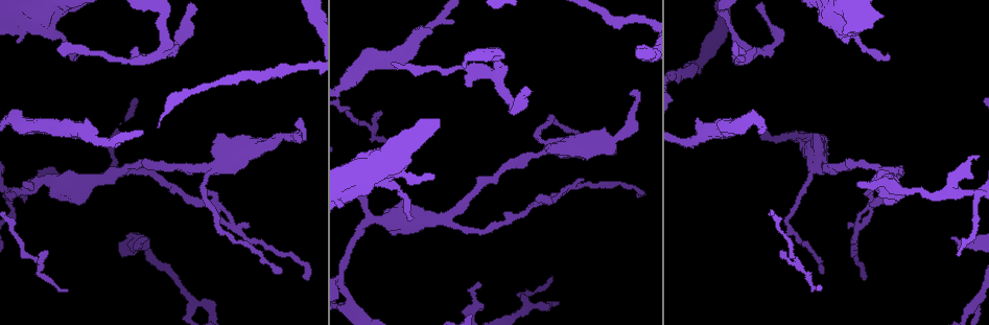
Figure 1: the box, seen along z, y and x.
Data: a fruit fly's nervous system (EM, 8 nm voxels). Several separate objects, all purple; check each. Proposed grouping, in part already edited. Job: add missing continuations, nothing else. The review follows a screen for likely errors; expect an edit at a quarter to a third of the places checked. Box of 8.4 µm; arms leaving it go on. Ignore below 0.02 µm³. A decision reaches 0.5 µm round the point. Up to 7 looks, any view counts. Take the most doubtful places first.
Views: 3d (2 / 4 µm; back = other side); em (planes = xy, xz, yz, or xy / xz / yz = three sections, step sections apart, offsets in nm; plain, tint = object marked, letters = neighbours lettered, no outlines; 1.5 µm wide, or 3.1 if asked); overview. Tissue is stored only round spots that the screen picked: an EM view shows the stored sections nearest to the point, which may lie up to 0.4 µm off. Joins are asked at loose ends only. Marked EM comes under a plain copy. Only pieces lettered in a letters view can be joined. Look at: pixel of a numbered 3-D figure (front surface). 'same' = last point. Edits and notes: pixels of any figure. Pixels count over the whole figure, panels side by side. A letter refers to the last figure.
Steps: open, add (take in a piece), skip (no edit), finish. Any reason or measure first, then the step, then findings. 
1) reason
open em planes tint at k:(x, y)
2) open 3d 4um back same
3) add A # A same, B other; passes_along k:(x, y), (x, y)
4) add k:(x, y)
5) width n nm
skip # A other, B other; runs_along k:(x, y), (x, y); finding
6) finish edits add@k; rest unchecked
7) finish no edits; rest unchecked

an open end
open em planes letters at 1:(857, 184)

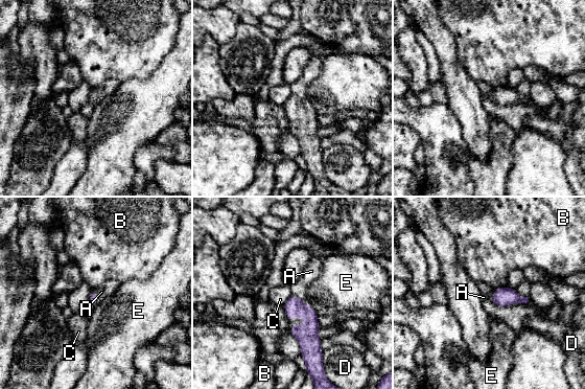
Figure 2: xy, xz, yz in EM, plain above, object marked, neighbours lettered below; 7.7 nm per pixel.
add A # A same, B other, C other, D other, E other; passes_along 2:(93, 299), (96, 296), (101, 292); the neuron continues

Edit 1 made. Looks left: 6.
redraw
open overview

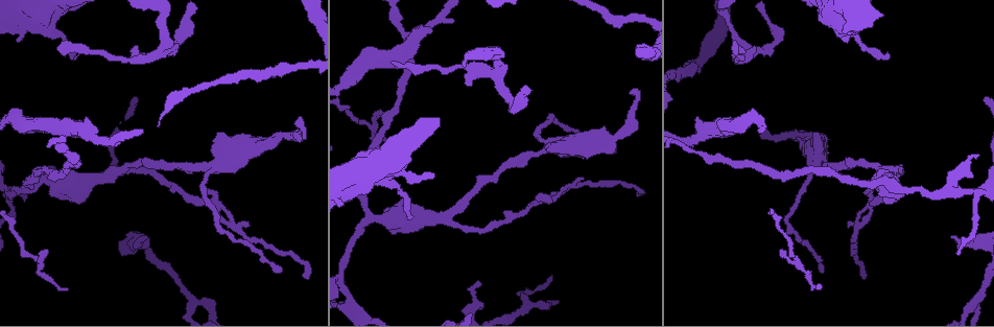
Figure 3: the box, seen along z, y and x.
branch stops here
open em xz step 4 letters at 3:(297, 119)

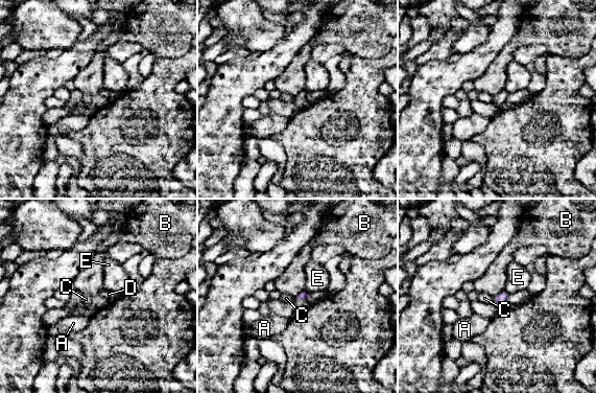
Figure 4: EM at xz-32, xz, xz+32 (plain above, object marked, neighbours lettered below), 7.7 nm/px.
skip # A other, B other, C other, D other, E other; border 4:(494, 297), (491, 302); none of them fits

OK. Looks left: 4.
an open end
open 3d 4um back at 3:(638, 196)

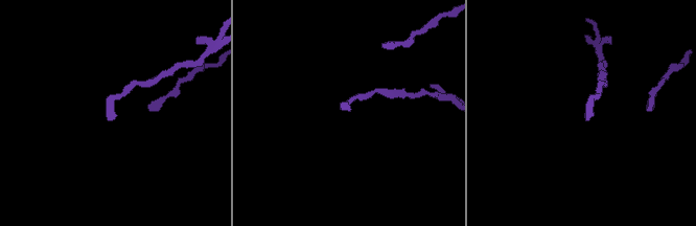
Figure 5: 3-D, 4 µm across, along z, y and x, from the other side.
shape alone is not enough
open em xz step 8 tint at 5:(344, 107)

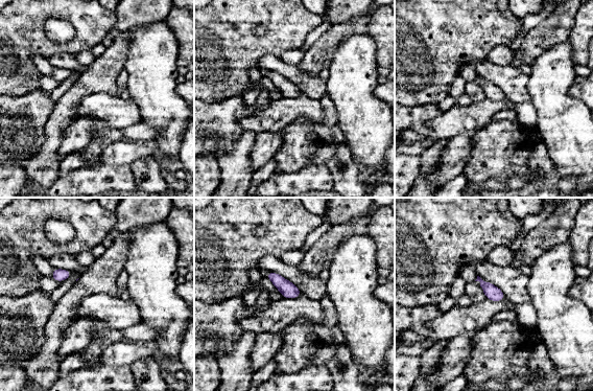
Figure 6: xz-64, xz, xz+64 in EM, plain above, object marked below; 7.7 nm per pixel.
open em planes letters same

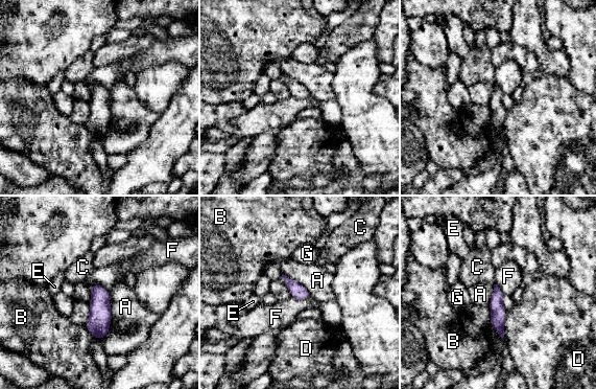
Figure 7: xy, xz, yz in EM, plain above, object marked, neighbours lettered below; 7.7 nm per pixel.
longest_contact A 280 nm
skip # A other, B other, C other, D other, E other, F other, G other; none of them fits

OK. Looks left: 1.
finish edits add@2; rest unchecked

